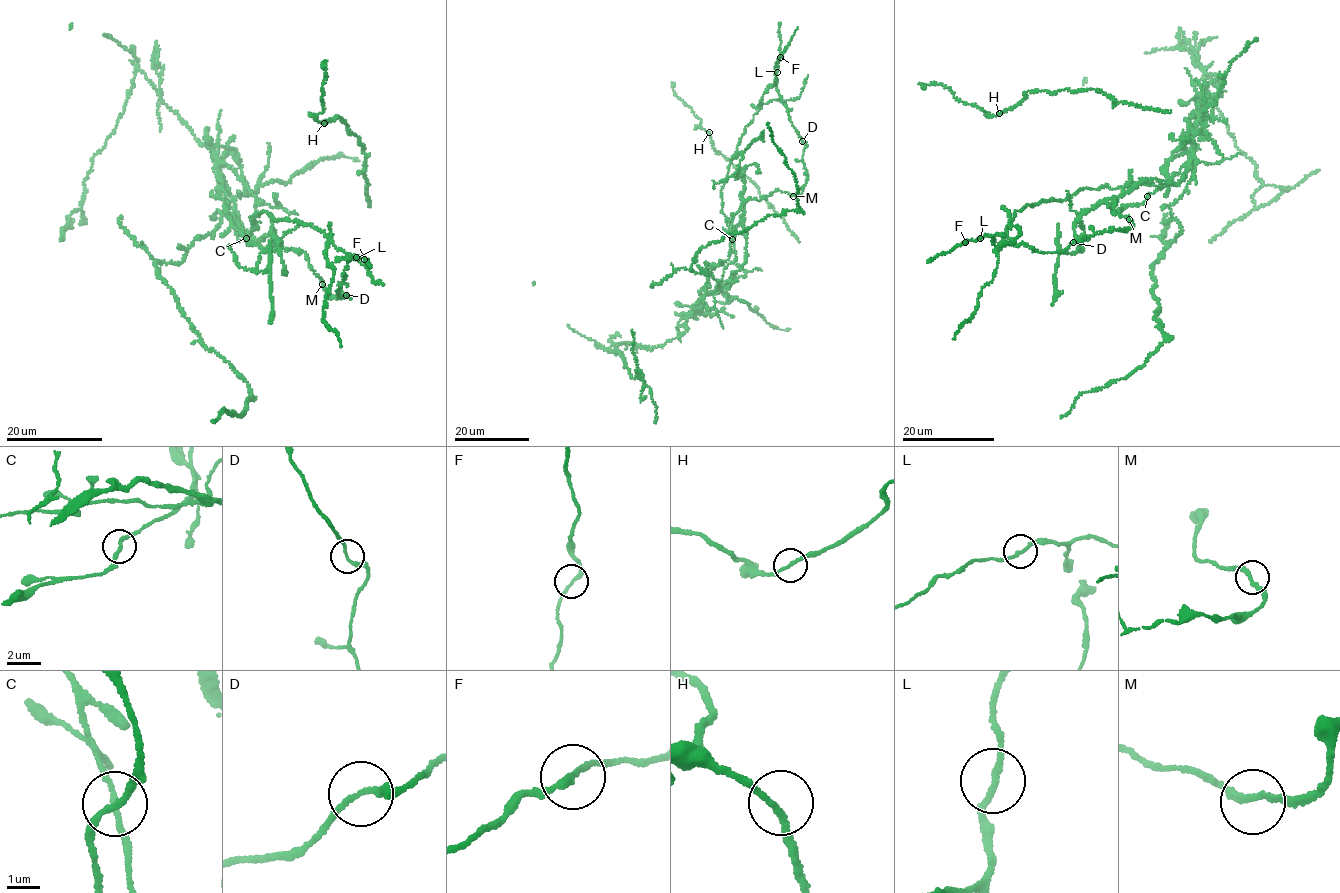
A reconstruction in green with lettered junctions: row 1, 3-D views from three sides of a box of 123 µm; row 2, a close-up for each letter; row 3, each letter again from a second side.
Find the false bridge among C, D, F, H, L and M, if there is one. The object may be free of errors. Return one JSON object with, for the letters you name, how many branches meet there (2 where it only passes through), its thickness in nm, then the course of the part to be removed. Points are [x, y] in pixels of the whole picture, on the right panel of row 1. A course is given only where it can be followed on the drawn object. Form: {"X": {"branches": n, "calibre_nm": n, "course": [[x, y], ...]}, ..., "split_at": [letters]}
{"C": {"branches": 2, "calibre_nm": 180, "course": [[1147, 196], [1192, 128], [1192, 177], [1170, 209], [1181, 230], [1151, 267], [1165, 342], [1061, 417]]}, "split_at": ["C"]}

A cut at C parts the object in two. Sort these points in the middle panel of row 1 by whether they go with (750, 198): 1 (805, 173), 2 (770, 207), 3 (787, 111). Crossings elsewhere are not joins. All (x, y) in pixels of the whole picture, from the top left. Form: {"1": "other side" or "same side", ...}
{"1": "same side", "2": "same side", "3": "same side"}

